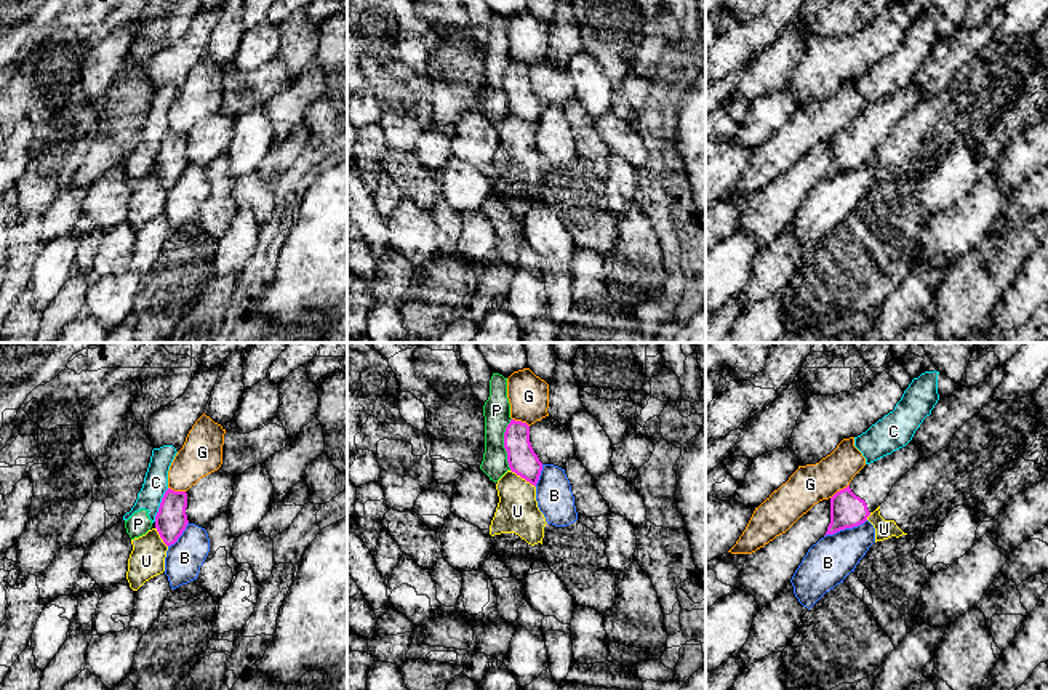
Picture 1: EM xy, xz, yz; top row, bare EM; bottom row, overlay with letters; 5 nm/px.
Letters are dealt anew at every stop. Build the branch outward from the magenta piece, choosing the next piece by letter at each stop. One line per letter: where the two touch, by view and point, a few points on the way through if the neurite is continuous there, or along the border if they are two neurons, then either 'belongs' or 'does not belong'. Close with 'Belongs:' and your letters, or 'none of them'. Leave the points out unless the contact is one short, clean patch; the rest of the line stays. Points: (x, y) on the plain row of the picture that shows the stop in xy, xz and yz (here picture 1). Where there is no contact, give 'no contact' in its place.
B: yz (845, 168) | does not belong
C: xy (160, 146) | along xy (168, 130), (154, 162) | does not belong
G: yz (840, 132) | does not belong
P: xz (504, 85) | does not belong
U: xz (524, 119) | does not belong
Belongs: none of them

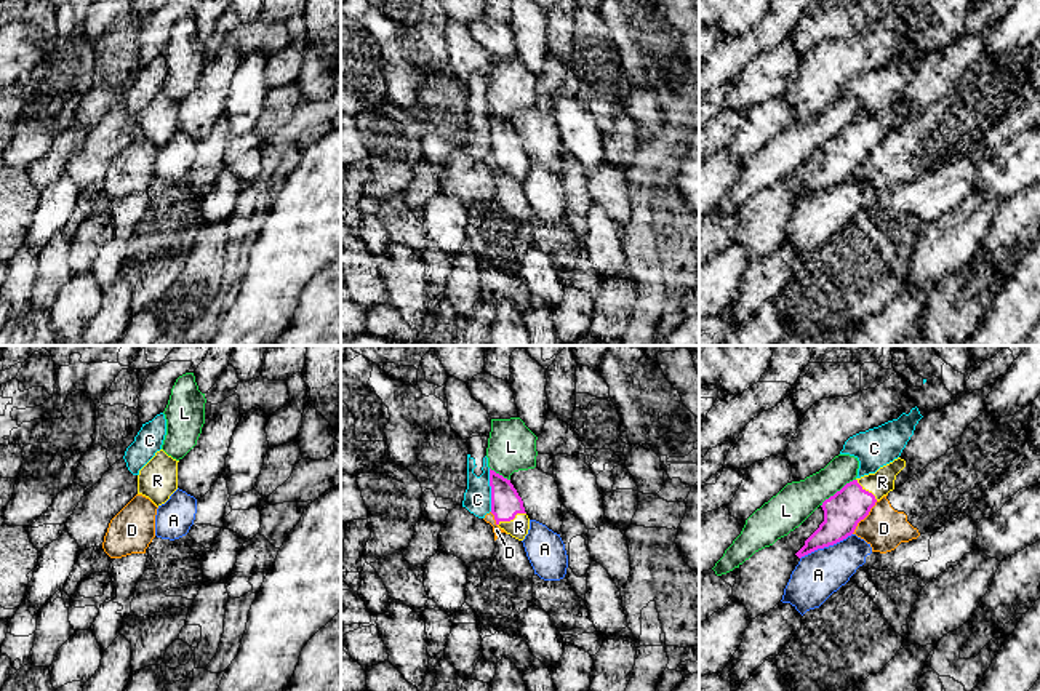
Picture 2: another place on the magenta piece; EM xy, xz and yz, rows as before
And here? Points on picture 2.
A: yz (826, 187) | does not belong
C: xz (492, 131) | along xz (488, 111), (492, 152) | does not belong
D: yz (864, 159) | does not belong
L: yz (837, 133) | does not belong
R: xz (511, 160) | across xz (506, 144), (511, 160), (519, 168) | belongs
Belongs: R

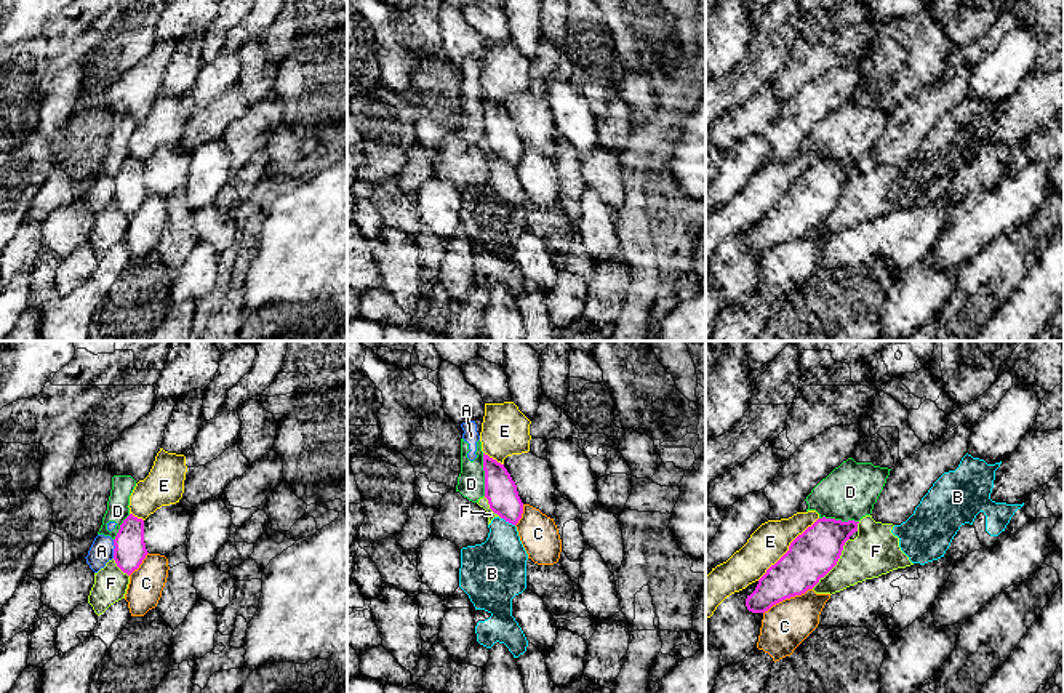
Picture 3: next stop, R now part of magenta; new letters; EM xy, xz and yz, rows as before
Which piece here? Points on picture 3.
A: xy (114, 191) | does not belong
B: xz (508, 162) | does not belong
C: yz (788, 239) | does not belong
D: xz (485, 116) | does not belong
E: yz (789, 189) | does not belong
F: yz (836, 205) | does not belong
Belongs: none of them

